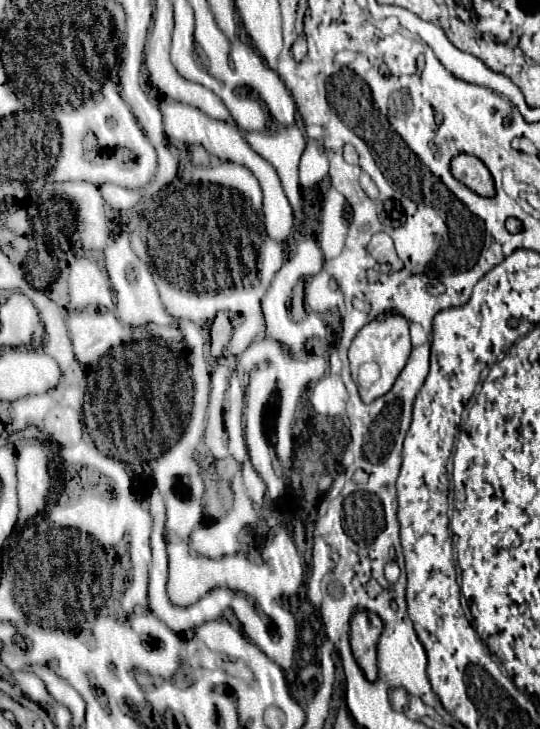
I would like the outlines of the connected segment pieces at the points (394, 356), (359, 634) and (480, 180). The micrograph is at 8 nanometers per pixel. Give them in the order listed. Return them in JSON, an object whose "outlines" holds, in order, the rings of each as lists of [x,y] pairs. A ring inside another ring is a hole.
{"outlines":[[[[387,315],[381,321],[371,321],[369,325],[365,325],[357,333],[357,337],[353,339],[353,343],[349,347],[349,361],[351,361],[351,373],[353,373],[353,377],[357,377],[359,365],[361,363],[369,363],[369,361],[377,363],[379,371],[381,371],[381,377],[379,377],[377,383],[373,383],[369,389],[359,389],[359,395],[361,395],[361,399],[365,403],[375,401],[377,397],[385,395],[393,387],[397,375],[401,373],[401,369],[405,367],[405,363],[409,359],[409,353],[411,353],[411,339],[409,339],[409,321],[405,317]]],[[[359,611],[351,619],[351,649],[367,681],[377,681],[377,641],[383,631],[379,615]]],[[[459,153],[451,159],[451,175],[481,197],[495,195],[495,183],[485,163],[473,155]]]]}

